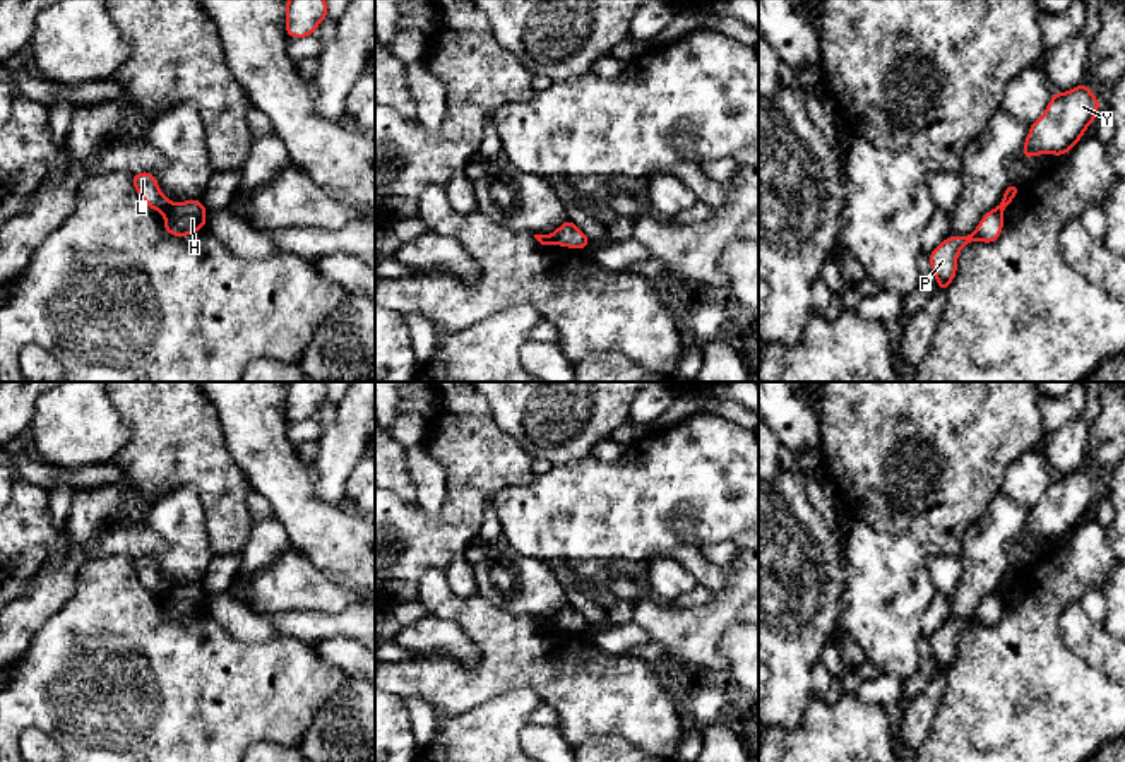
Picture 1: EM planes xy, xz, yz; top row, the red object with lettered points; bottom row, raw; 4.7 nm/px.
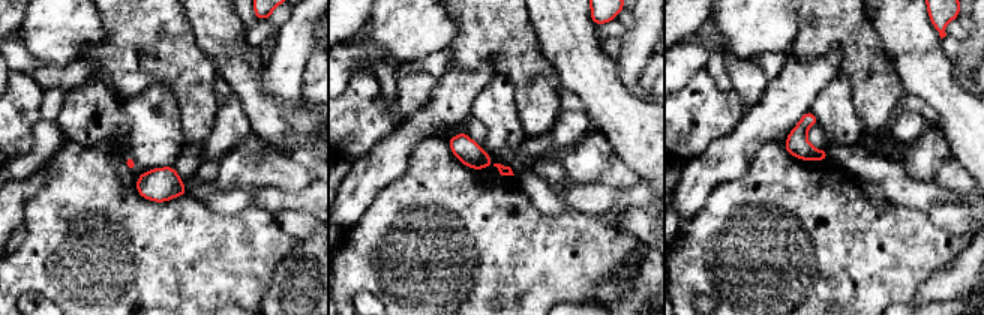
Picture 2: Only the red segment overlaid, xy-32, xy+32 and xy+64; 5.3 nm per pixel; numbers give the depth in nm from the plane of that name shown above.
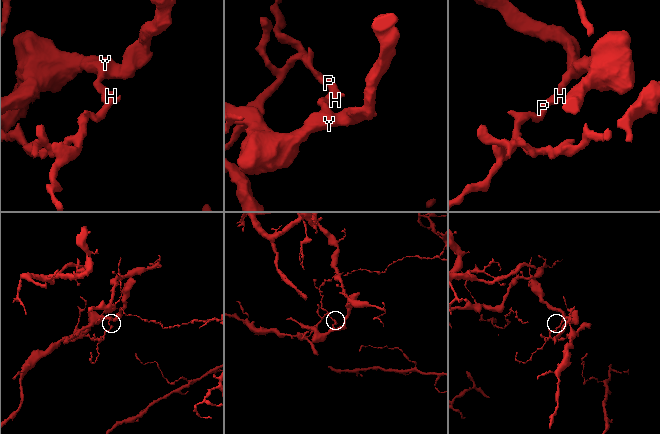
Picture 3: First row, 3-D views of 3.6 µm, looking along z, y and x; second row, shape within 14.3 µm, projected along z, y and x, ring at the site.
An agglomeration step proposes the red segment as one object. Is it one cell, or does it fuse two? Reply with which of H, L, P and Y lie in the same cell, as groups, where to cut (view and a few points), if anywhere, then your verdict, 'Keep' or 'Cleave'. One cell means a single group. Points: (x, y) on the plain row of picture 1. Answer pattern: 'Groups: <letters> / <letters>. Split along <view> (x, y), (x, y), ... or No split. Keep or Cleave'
Groups: H P / L Y. Split along xy (173, 588), (163, 595). Cleave

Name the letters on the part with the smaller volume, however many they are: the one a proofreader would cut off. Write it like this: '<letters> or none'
L, Y

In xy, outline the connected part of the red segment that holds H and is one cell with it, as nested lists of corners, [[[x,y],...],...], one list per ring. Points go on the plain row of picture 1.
[[[185,584],[164,594],[164,615],[173,620],[187,620],[205,611],[207,594],[202,584]]]

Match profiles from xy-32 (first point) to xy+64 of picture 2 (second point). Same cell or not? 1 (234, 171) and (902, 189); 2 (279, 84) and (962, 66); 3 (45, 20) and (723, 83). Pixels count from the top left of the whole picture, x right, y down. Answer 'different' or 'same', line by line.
1: different
2: same
3: different

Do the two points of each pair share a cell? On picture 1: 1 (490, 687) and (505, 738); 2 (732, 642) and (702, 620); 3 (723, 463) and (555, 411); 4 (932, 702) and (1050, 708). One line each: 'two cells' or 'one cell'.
1: two cells
2: two cells
3: two cells
4: two cells

